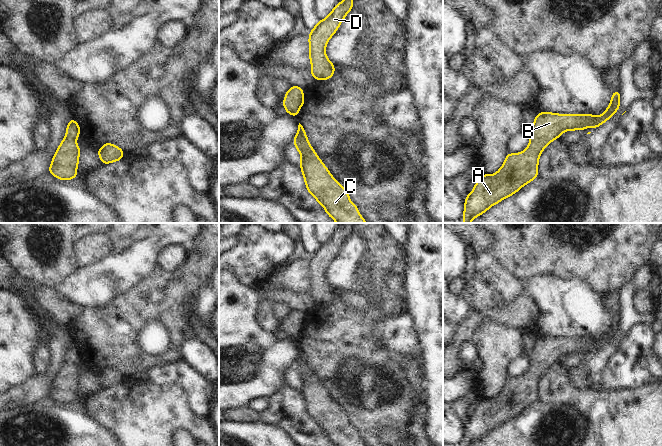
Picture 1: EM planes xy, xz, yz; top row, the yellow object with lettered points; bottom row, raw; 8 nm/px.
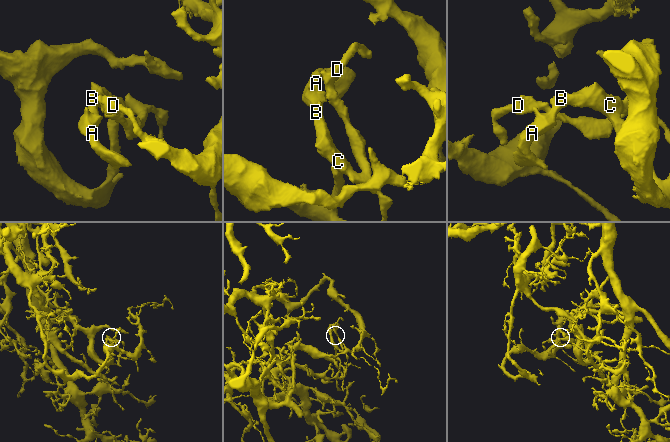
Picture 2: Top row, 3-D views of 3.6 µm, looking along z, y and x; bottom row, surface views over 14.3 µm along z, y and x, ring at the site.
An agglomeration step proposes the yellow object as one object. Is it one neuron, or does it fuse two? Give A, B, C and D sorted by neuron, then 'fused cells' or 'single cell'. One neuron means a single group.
A B C D | single cell

